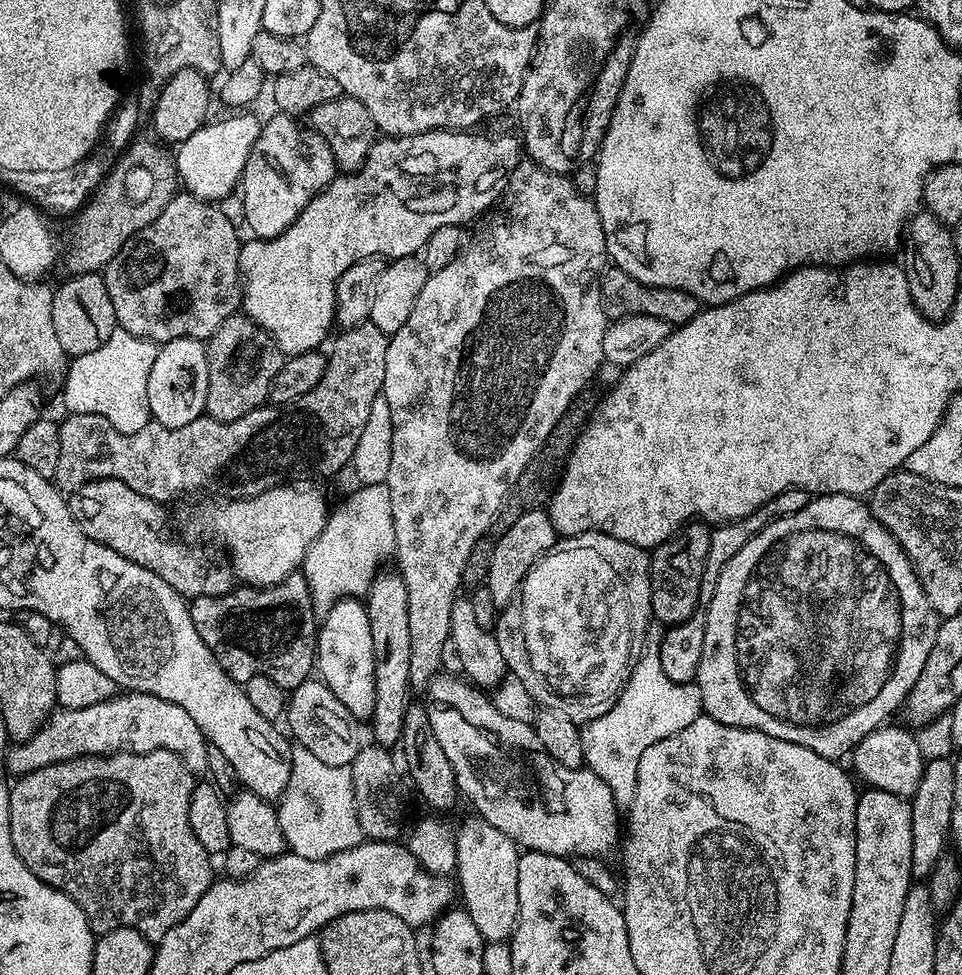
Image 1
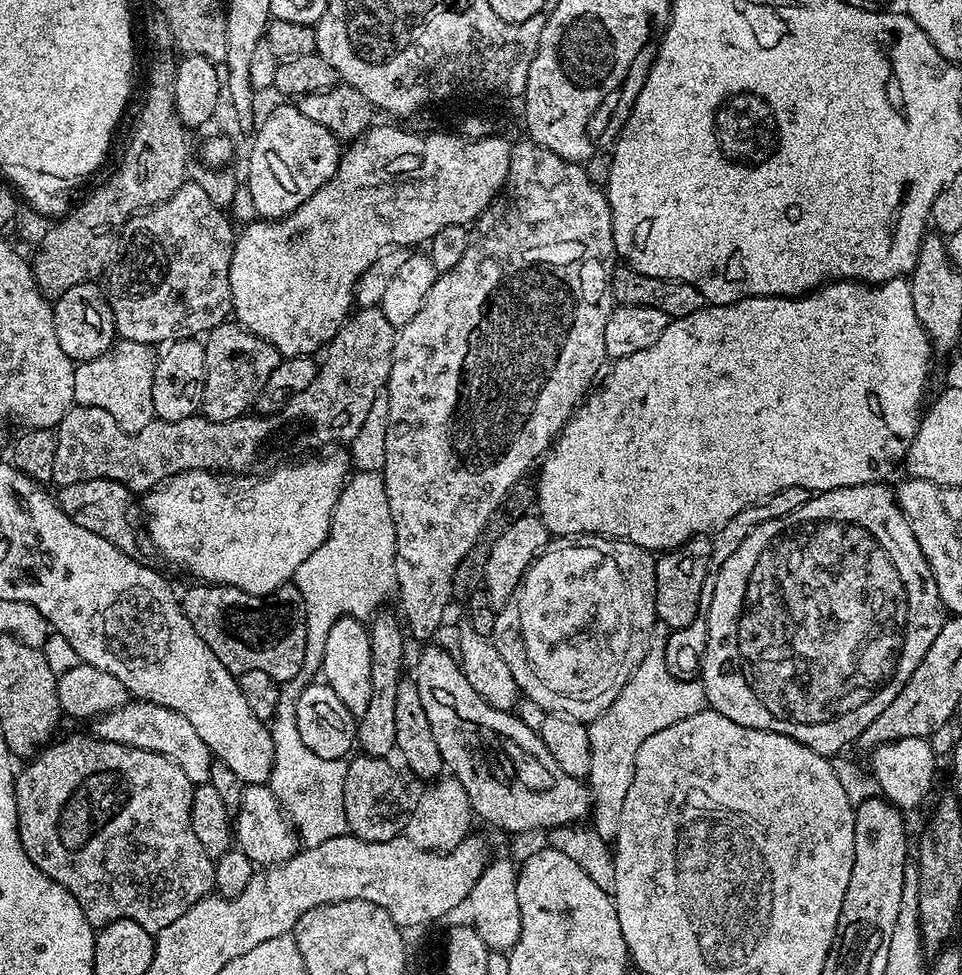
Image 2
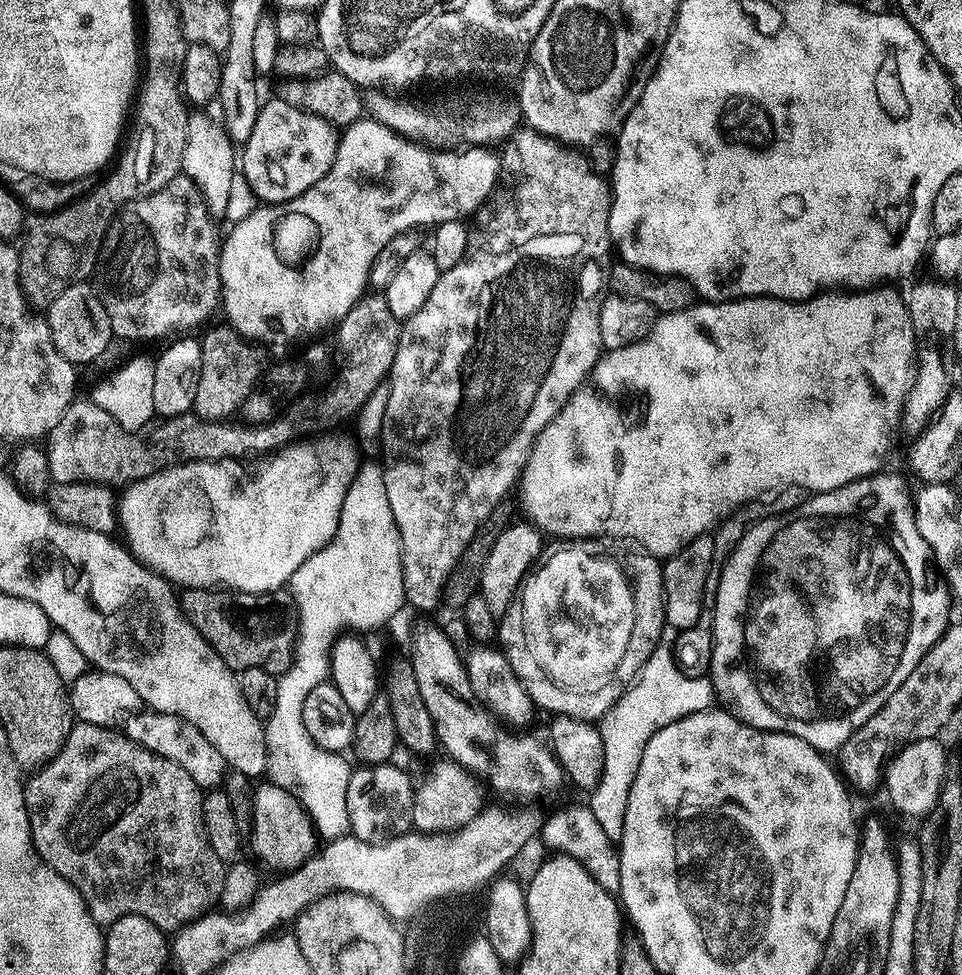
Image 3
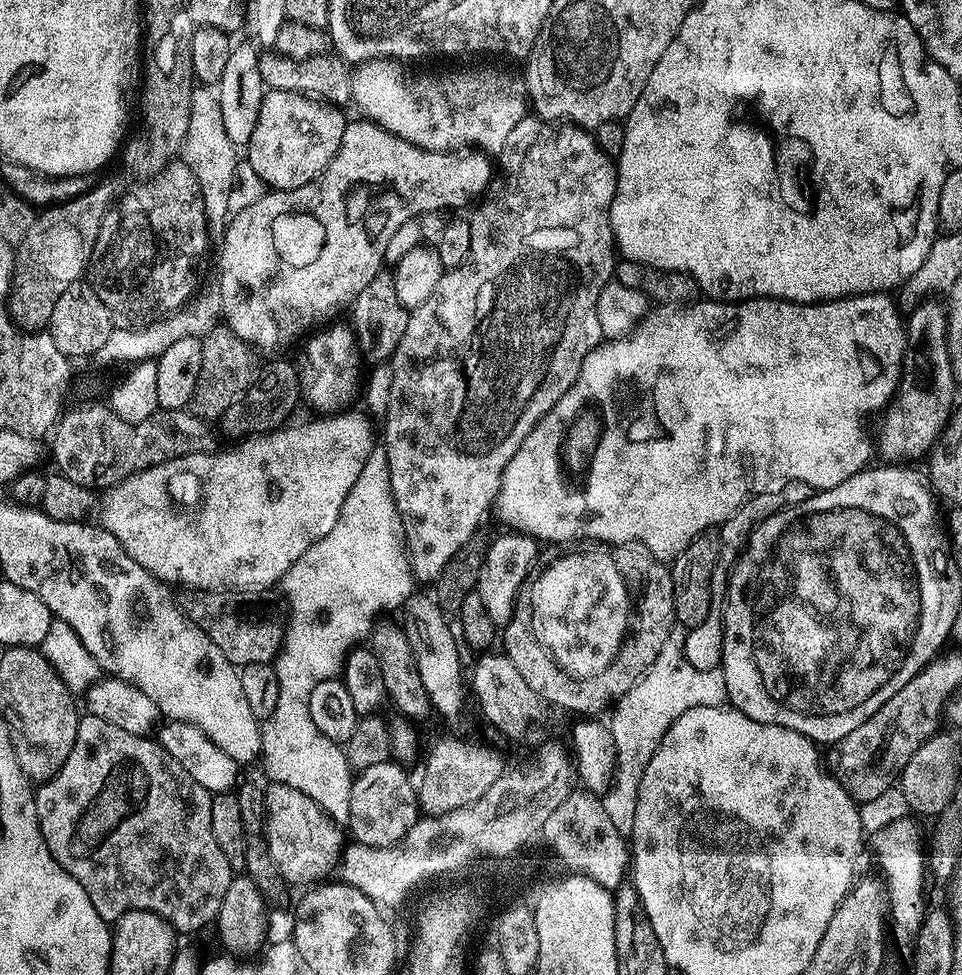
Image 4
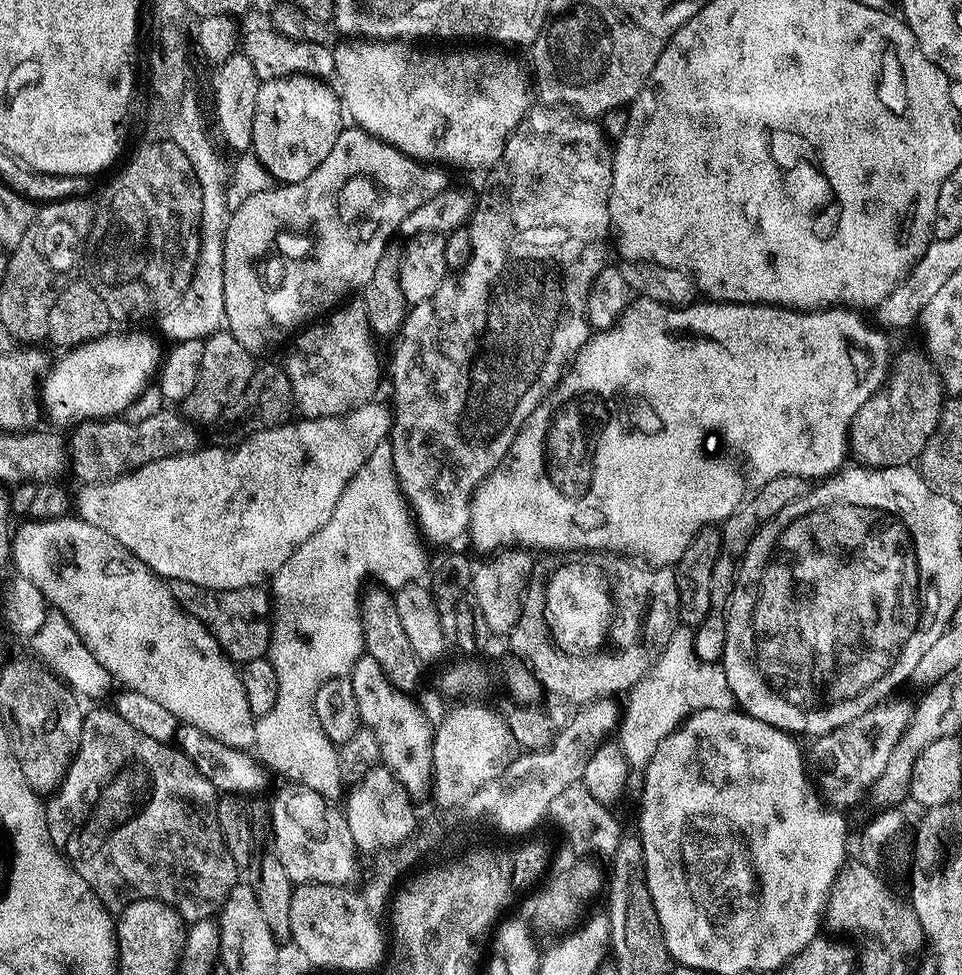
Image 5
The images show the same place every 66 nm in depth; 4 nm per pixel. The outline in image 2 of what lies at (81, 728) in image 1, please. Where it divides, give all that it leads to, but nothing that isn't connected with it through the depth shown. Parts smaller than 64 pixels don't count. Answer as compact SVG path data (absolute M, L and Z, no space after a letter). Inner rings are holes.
M133 699L111 713L107 719L97 719L94 725L95 735L101 738L107 737L110 740L132 744L135 748L150 750L170 758L175 764L179 764L193 786L208 783L204 779L204 764L214 763L212 751L206 746L206 742L202 742L202 738L198 738L198 730L192 732L194 726L190 726L190 722L182 718L182 714L166 706L152 704L148 700Z

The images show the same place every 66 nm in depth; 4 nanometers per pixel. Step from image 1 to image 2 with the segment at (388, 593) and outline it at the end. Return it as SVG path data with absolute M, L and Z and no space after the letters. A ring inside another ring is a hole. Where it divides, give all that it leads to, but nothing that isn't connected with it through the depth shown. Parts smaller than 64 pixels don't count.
M387 610L381 611L379 615L377 615L375 619L371 621L371 624L370 624L370 631L368 633L369 644L370 644L370 700L366 705L365 712L359 716L358 723L356 726L356 739L358 741L359 751L363 753L363 755L366 755L366 756L378 756L381 758L391 757L390 754L393 755L393 753L397 751L396 742L395 742L394 708L397 705L397 691L398 691L399 682L402 679L402 677L405 675L405 672L404 672L404 636L406 640L406 632L405 632L405 629L402 627L401 621L399 619L397 619L398 621L396 621L395 618L392 617L391 614L386 611Z

